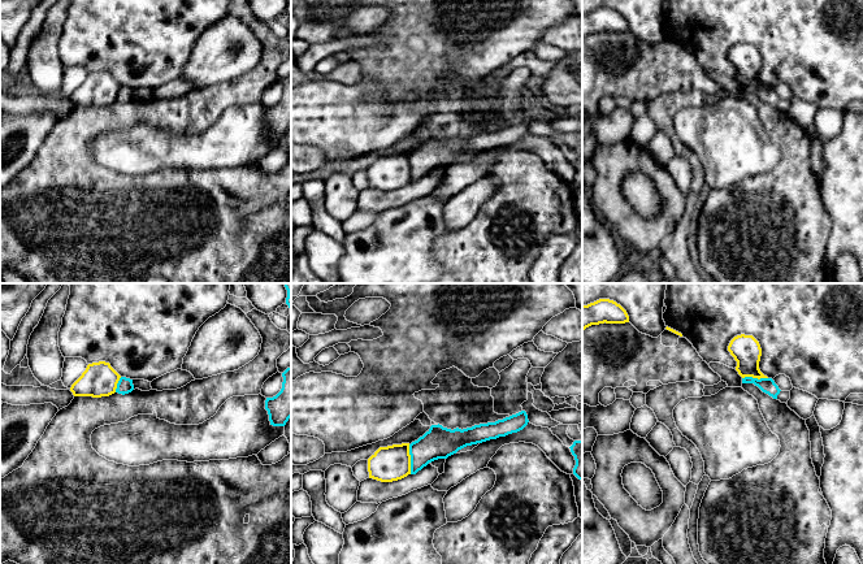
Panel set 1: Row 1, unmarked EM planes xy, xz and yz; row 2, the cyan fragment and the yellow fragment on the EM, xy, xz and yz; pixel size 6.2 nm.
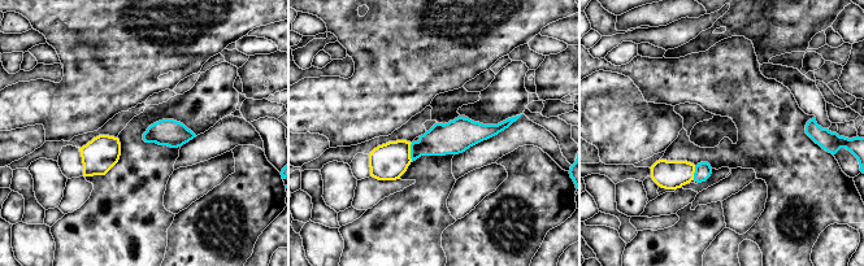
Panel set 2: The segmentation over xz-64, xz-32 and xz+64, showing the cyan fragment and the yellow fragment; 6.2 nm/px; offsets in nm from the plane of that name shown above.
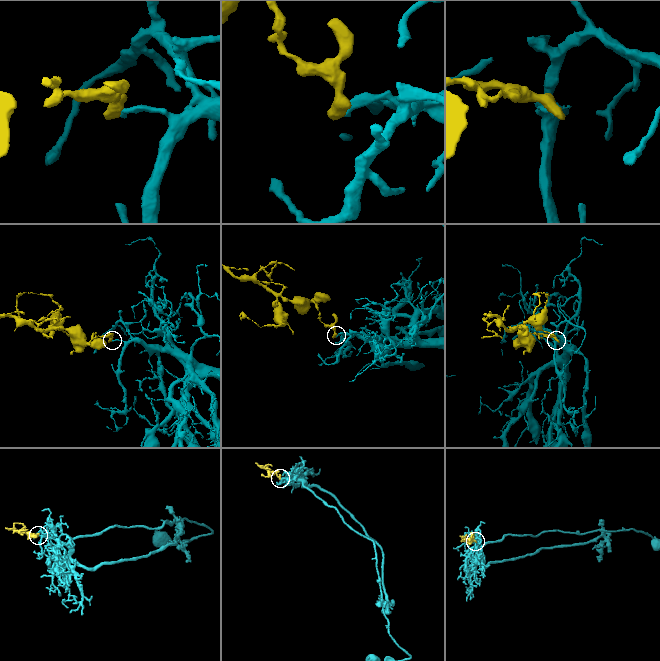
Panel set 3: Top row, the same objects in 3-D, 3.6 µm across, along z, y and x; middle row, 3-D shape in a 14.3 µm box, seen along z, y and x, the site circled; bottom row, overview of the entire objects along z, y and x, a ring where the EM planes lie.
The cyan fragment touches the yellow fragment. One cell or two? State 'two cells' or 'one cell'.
two cells

